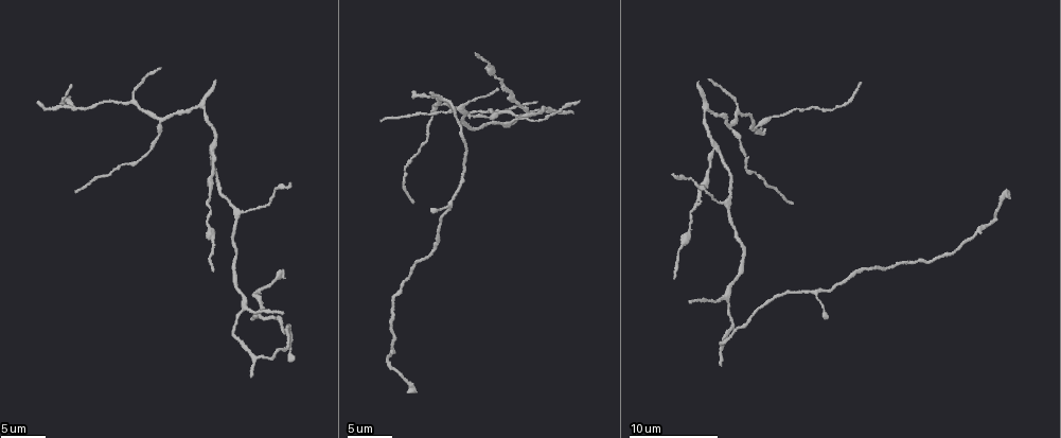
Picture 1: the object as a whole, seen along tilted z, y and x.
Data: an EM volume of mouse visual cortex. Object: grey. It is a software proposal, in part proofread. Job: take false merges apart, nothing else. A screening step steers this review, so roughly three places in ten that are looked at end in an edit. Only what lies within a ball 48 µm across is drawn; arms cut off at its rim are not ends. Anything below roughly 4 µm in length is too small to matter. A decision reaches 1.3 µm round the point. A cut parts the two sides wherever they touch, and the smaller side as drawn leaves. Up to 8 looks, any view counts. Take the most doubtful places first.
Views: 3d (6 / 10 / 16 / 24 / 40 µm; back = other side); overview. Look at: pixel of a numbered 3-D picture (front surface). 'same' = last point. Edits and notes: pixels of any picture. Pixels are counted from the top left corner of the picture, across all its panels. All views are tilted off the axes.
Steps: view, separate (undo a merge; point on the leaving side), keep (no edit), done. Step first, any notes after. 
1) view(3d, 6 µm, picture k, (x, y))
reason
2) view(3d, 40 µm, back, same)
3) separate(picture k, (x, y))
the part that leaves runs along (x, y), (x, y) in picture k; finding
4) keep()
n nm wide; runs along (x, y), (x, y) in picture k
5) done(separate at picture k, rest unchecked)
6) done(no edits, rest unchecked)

view(3d, 6 µm, picture 1, (510, 120))
four arms meet

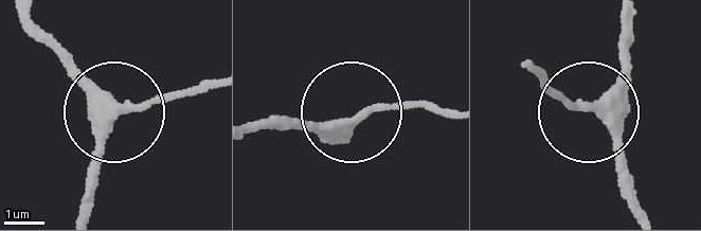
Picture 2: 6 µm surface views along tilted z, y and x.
keep()
4 arms; runs along (641, 210), (612, 125), (541, 84) in picture 2; continuous, no second neuron

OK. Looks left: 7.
view(3d, 6 µm, picture 1, (728, 299))
a fork

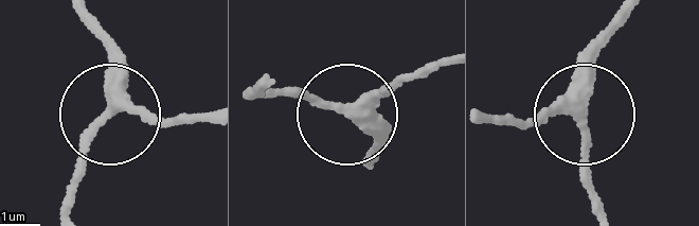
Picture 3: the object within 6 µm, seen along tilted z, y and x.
keep()
3 arms; runs along (82, 13), (103, 47), (109, 109), (186, 116) in picture 3; continuous, no second neuron

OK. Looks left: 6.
view(3d, 6 µm, picture 1, (211, 150))
two arms in line, one across

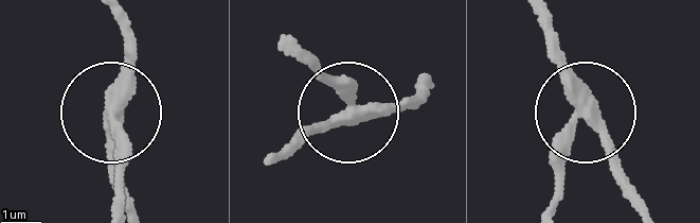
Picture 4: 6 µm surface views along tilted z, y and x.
separate(picture 4, (114, 151))
320 nm wide; the part that leaves runs along (118, 102), (118, 209) in picture 4; two neurons meet here

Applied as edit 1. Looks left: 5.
view(overview)

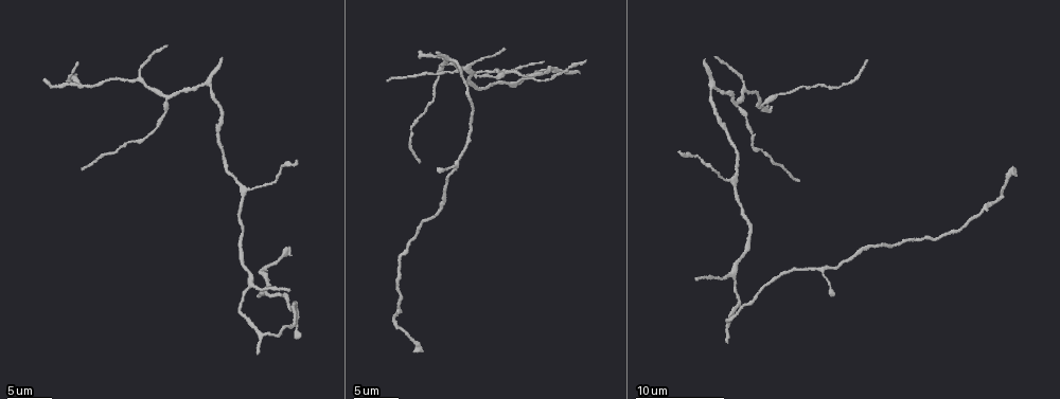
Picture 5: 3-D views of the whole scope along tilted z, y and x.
view(3d, 16 µm, picture 5, (166, 97))
three arms meet

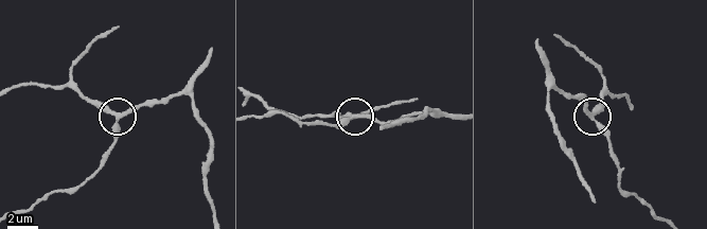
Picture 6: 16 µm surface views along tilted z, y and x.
keep()
260 nm wide; runs along (216, 215), (208, 129), (188, 97), (122, 115), (109, 144) in picture 6; continuous, no second neuron

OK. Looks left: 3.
done(separate at picture 4, rest unchecked)

